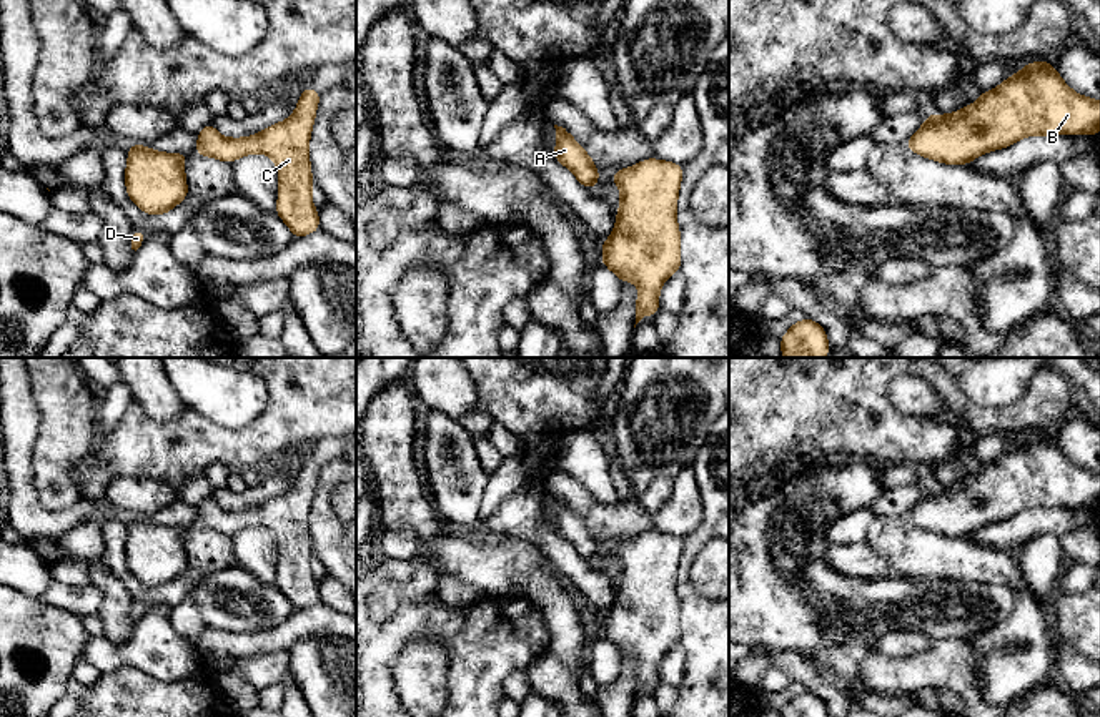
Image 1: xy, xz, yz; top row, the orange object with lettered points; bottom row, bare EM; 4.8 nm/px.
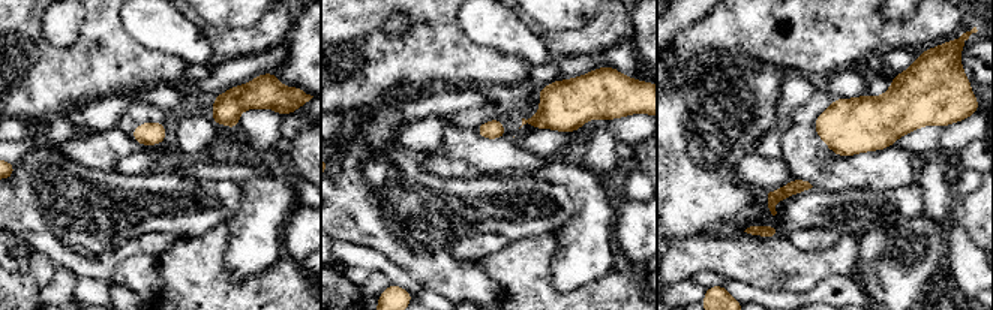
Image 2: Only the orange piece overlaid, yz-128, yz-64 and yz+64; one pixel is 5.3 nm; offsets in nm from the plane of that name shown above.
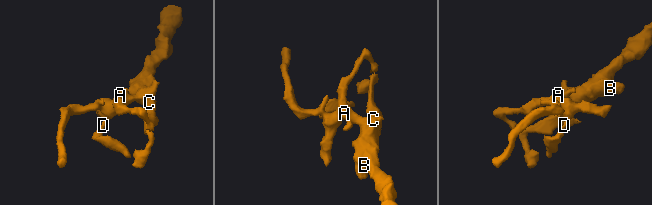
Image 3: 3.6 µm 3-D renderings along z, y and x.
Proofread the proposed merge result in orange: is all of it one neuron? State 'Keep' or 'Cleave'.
Keep

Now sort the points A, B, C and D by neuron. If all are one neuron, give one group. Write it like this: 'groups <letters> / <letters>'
groups A B C D

